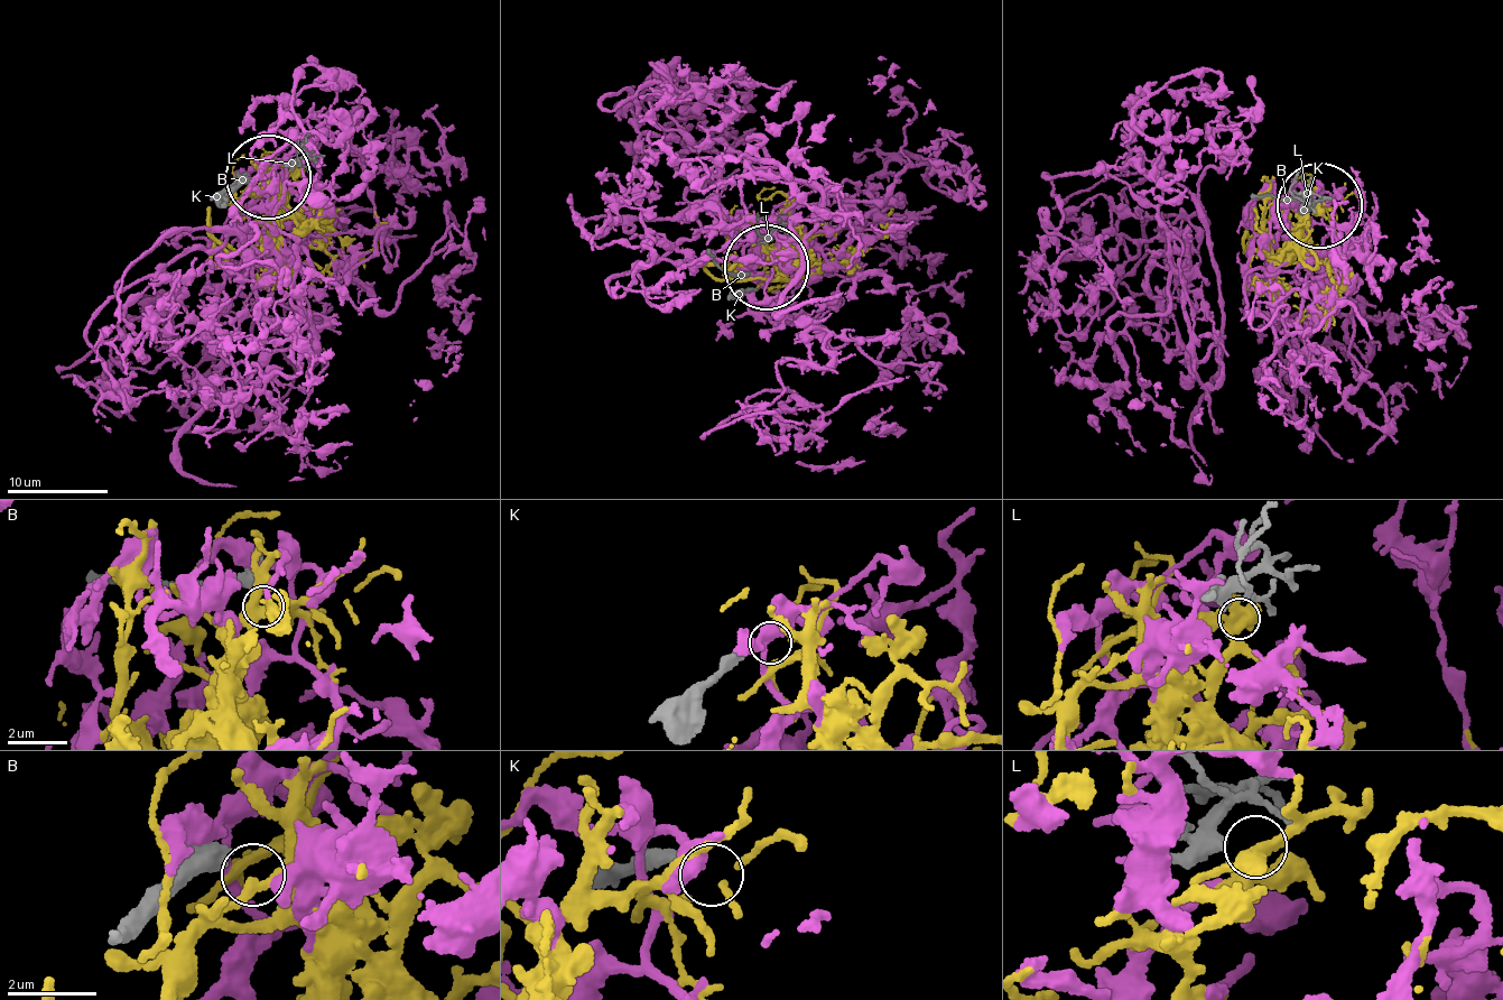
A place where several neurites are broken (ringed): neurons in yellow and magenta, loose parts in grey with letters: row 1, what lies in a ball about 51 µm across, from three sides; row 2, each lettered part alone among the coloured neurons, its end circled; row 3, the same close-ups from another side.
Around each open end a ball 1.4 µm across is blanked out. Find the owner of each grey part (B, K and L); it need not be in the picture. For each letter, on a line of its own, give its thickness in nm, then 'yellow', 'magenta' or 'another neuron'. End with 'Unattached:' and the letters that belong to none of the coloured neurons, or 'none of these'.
B: calibre 440 nm; another neuron
K: calibre 240 nm; another neuron
L: calibre 280 nm; yellow
Unattached: B, K

